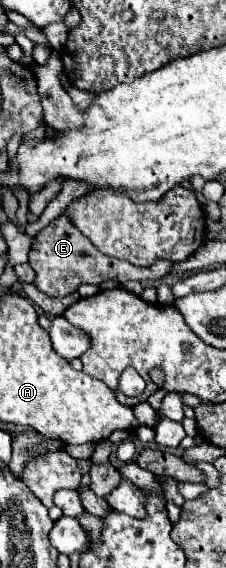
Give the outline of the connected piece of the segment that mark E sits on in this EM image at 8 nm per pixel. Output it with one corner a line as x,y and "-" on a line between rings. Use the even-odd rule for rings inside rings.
59,216
57,220
53,220
47,228
43,228
35,236
31,250
29,250
29,264
33,266
33,270
37,274
35,286
41,292
45,292
47,296
67,296
67,294
75,292
81,284
101,284
105,280
117,280
117,282
151,280
151,282
157,282
171,270
173,262
159,260
149,268
137,268
137,266
131,266
127,260
105,256
91,244
91,240
81,236
81,232
67,220
67,216

